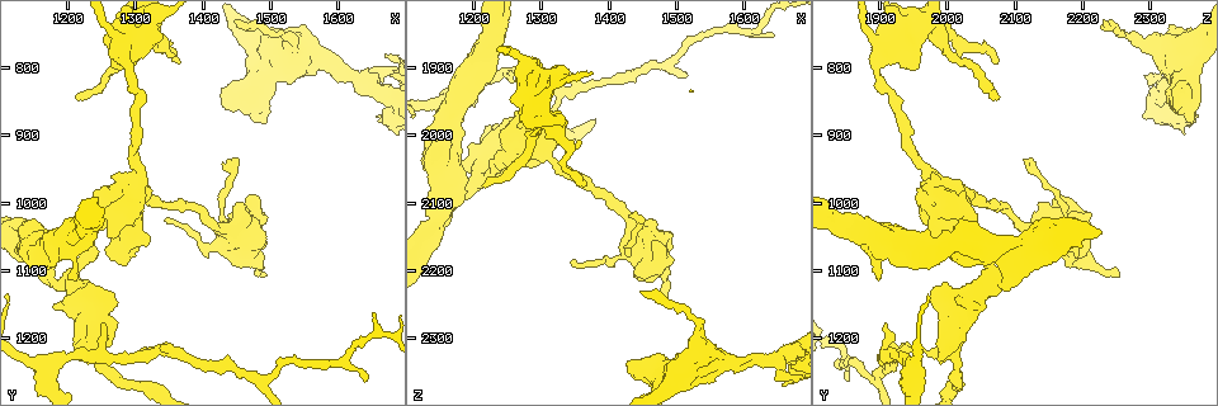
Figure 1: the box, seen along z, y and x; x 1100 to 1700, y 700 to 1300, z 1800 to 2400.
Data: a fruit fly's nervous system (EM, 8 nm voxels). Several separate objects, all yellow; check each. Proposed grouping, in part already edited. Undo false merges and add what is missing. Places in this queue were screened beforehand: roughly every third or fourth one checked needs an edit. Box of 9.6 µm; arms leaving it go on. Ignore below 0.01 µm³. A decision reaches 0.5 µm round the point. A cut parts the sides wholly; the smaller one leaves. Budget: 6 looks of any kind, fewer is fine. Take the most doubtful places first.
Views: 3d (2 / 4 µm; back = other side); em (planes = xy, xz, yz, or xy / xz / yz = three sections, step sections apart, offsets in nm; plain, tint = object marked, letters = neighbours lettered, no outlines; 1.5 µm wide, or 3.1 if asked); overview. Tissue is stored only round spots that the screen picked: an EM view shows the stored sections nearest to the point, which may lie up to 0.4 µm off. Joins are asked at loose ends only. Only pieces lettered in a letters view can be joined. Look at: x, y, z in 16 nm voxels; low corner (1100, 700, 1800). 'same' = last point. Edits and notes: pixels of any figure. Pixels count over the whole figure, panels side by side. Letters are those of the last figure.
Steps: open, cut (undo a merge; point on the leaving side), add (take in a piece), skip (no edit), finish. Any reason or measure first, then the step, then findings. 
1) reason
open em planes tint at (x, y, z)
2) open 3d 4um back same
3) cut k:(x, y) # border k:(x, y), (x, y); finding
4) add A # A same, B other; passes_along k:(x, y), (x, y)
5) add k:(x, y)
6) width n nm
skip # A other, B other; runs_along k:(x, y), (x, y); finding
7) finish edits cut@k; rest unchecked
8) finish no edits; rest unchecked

free end
open 3d 4um at (1265, 960, 1985)

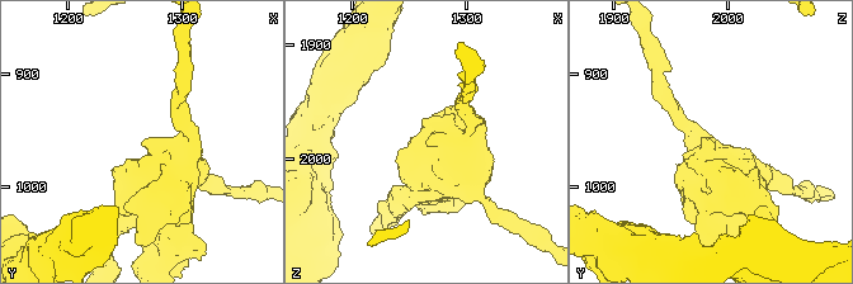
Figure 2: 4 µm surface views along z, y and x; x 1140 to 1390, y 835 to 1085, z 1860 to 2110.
now the EM
open em planes plain at (1264, 962, 1986)

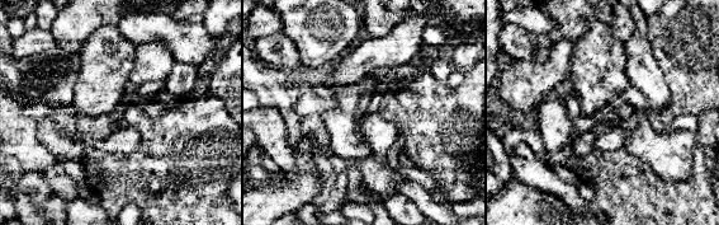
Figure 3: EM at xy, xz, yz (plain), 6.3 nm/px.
open em planes letters same

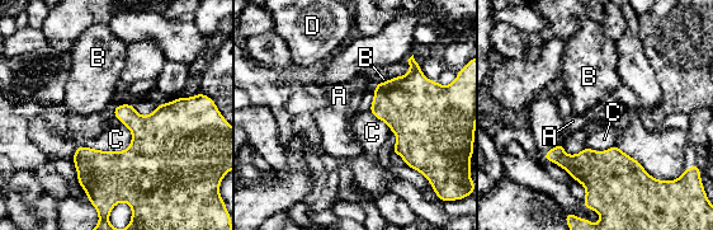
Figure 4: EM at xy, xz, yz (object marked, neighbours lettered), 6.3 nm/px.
skip # A other, B other, C other, D other; border 4:(132, 132), (123, 150), (89, 148); no lettered piece goes on from it

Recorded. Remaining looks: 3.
thin end
open em planes letters at (1490, 1110, 2250)

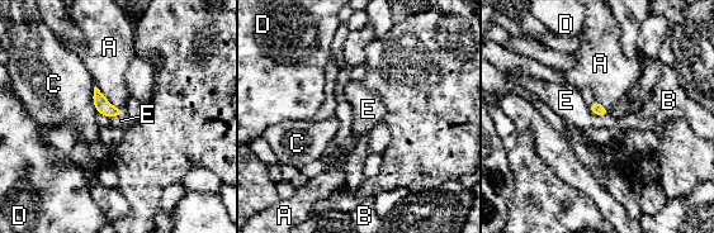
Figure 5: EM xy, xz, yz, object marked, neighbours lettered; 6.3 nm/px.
width 80 nm
skip # A other, B other, C other, D other, E other; border 5:(587, 107), (592, 113), (605, 117); no lettered piece goes on from it

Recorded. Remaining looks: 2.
finish no edits; rest unchecked

